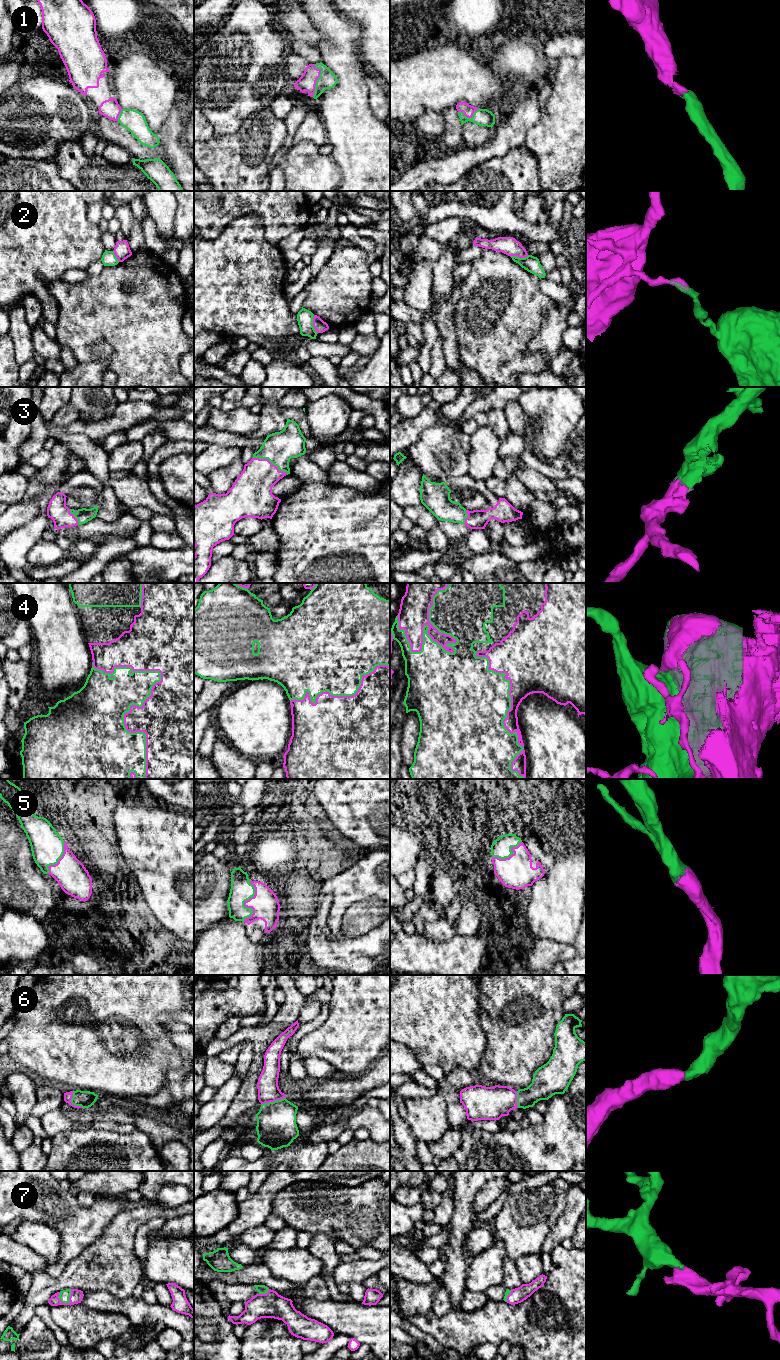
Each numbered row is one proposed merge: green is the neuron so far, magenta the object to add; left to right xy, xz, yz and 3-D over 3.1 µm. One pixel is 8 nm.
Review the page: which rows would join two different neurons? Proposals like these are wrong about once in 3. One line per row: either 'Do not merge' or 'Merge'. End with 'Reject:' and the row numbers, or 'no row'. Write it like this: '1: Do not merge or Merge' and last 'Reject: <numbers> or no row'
1: Merge
2: Do not merge
3: Merge
4: Do not merge
5: Merge
6: Merge
7: Merge
Reject: 2, 4

